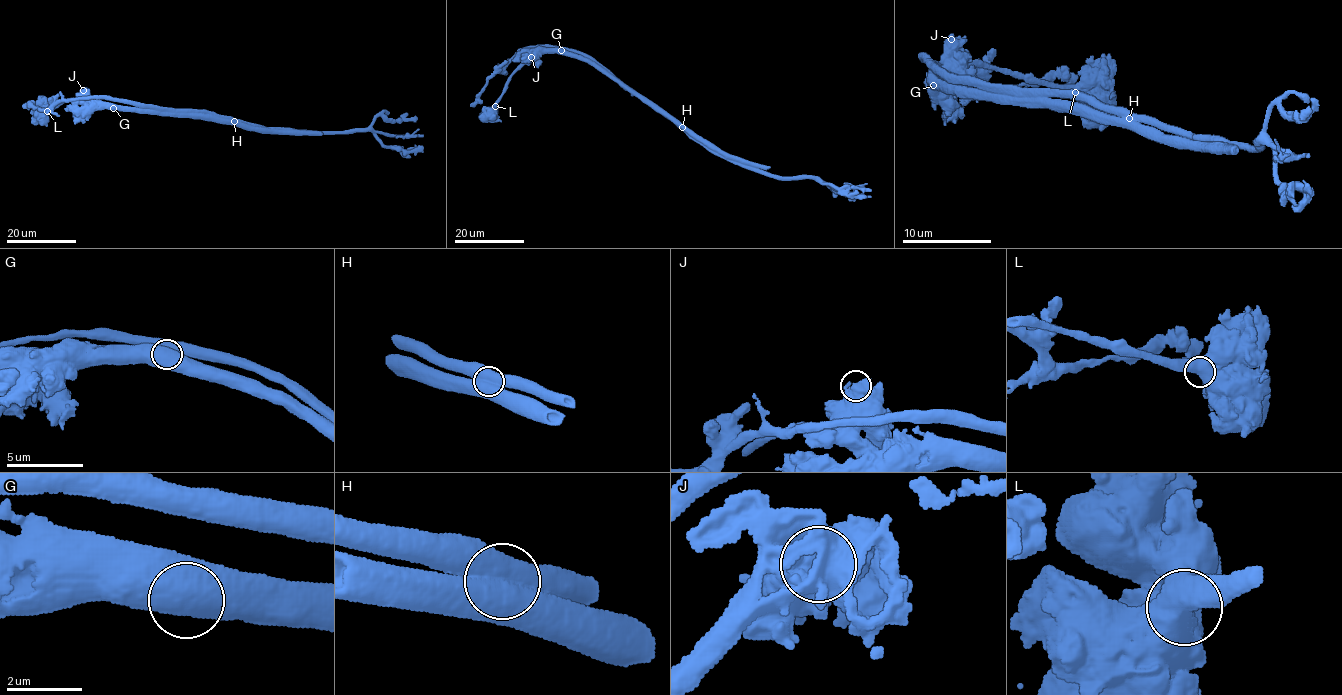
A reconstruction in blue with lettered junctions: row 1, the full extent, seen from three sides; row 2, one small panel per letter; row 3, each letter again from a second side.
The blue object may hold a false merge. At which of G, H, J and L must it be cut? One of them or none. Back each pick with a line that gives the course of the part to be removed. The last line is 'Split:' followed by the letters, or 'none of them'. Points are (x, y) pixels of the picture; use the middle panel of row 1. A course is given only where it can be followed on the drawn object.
H: Course of the part to remove: (682, 126), (655, 110), (586, 56), (542, 46), (521, 48), (488, 80), (478, 100), (470, 106)
Split: H

